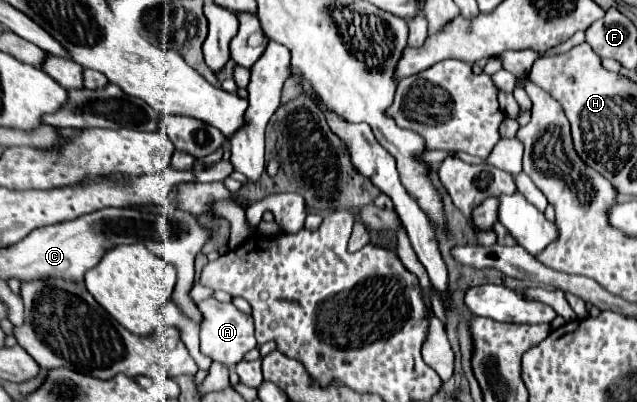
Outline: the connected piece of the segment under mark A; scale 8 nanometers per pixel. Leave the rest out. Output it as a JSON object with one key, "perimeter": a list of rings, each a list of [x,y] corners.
{"perimeter":[[[207,298],[199,302],[199,310],[205,318],[201,324],[201,352],[211,360],[231,368],[237,362],[241,362],[249,350],[257,346],[253,336],[253,318],[239,312],[233,304],[223,304],[223,302],[217,302],[215,298]]]}

